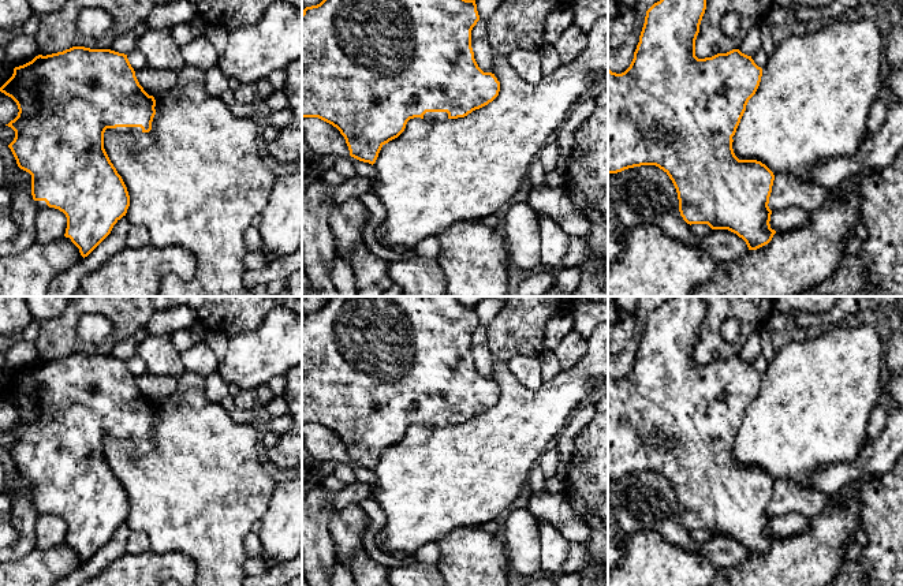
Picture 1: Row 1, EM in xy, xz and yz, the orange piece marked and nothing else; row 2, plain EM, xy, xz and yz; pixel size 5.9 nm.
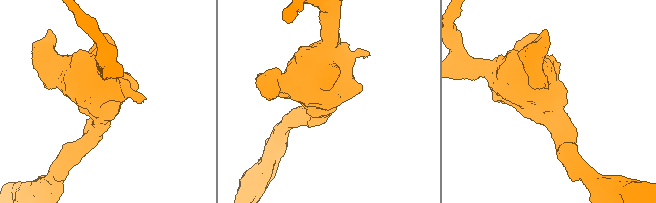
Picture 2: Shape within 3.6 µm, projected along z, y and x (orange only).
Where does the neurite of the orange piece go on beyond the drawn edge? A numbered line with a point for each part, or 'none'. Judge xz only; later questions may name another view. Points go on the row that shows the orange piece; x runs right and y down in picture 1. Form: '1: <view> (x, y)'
1: xz (429, 115)

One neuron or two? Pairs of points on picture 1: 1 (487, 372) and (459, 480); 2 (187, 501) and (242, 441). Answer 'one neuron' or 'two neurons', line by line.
1: two neurons
2: one neuron

